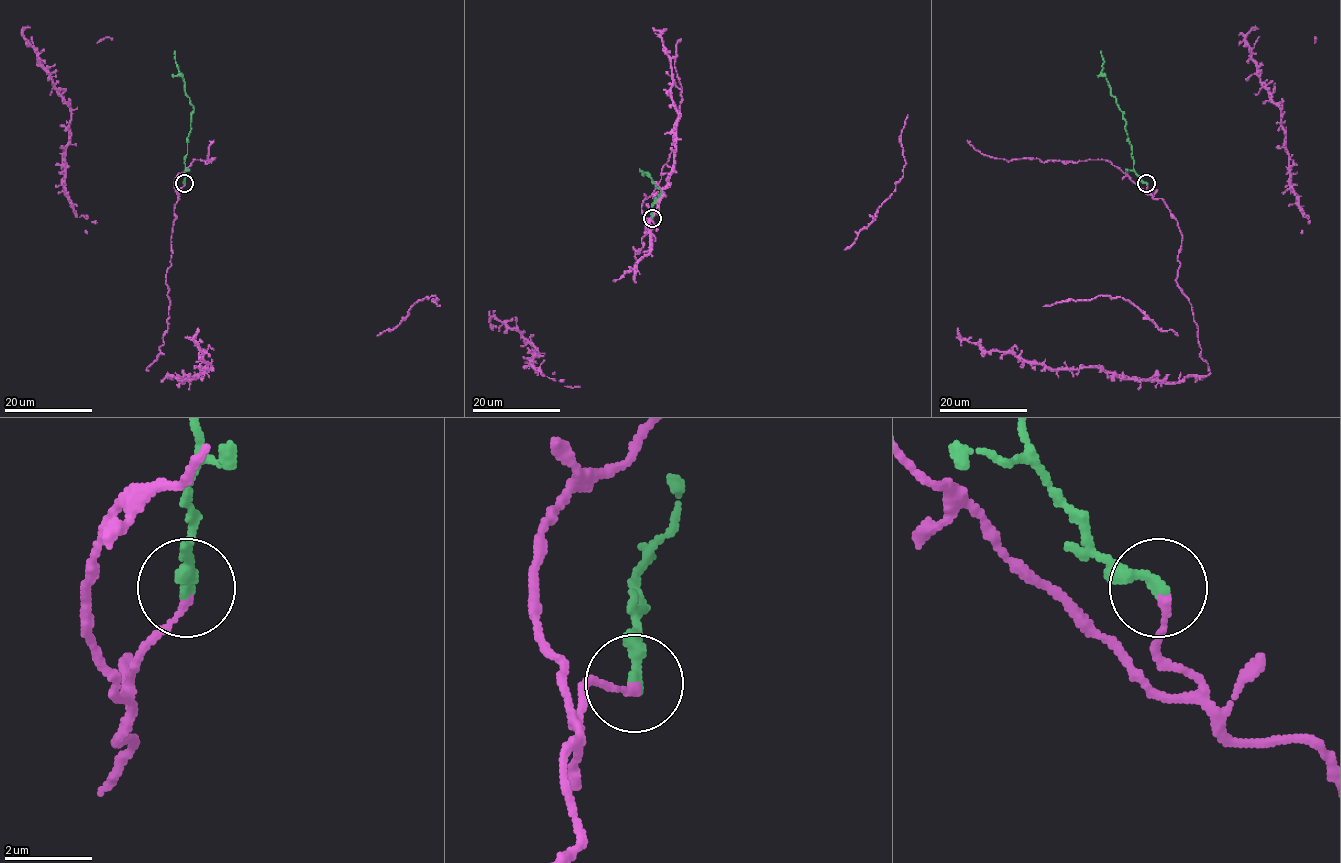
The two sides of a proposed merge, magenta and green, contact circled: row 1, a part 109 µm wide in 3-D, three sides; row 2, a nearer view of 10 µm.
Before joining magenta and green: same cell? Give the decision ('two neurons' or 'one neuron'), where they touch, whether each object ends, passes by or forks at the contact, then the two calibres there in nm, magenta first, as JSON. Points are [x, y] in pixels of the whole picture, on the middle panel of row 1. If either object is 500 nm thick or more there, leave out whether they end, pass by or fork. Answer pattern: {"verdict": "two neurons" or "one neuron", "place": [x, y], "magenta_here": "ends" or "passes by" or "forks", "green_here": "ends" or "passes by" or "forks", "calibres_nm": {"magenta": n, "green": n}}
{"verdict": "one neuron", "place": [652, 218], "magenta_here": "ends", "green_here": "ends", "calibres_nm": {"magenta": 170, "green": 300}}

